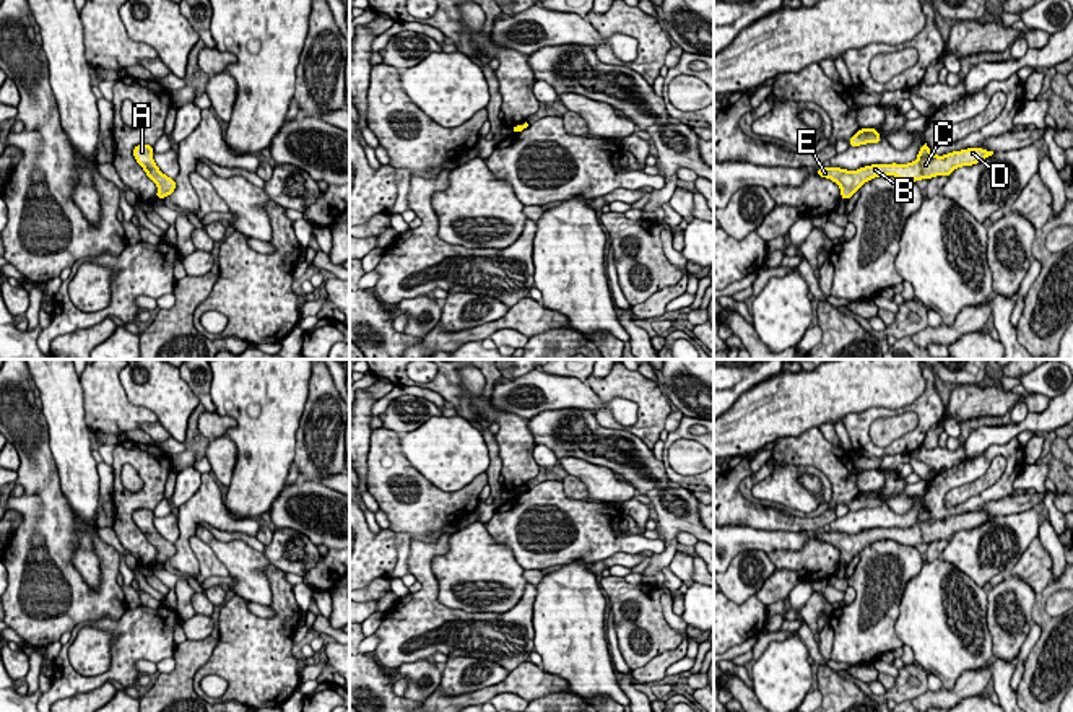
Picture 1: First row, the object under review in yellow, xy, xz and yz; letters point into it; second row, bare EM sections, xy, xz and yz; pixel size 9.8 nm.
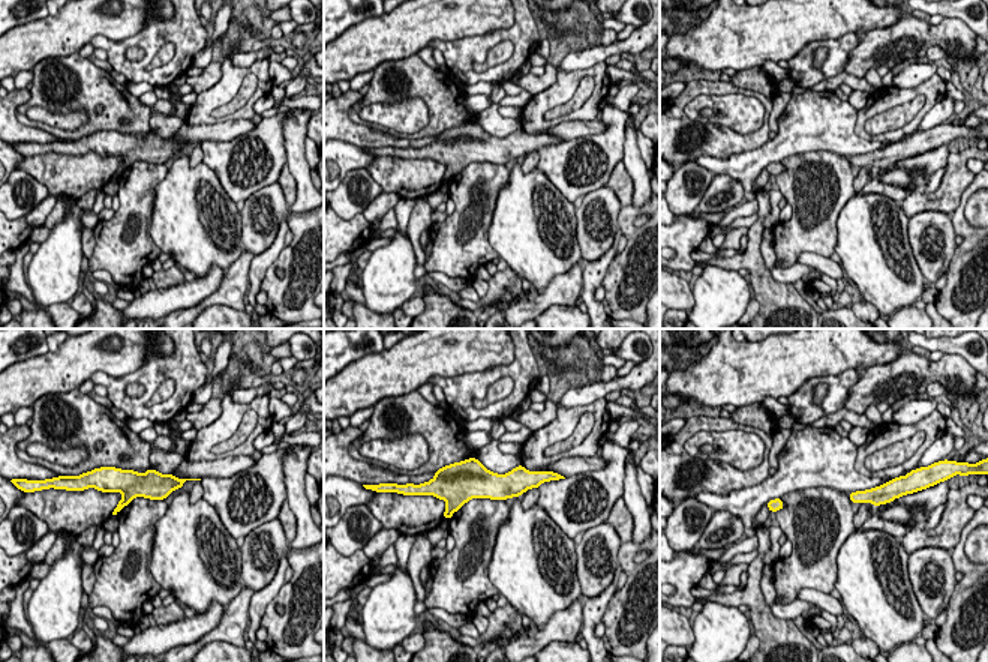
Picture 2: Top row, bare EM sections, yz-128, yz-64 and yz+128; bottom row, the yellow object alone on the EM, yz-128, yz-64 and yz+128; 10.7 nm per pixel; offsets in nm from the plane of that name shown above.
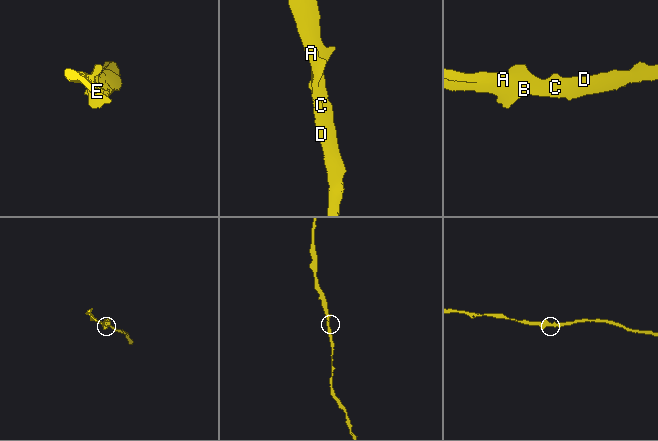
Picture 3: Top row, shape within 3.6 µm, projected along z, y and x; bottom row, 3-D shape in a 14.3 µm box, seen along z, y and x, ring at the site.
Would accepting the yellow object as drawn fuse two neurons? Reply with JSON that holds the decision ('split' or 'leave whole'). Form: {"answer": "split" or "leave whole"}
{"answer": "leave whole"}

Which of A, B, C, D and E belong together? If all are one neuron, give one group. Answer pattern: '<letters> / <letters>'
A B C D E

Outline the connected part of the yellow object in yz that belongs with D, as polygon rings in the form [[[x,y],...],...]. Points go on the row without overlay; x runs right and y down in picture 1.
[[[927,507],[919,514],[917,523],[907,528],[871,528],[857,535],[847,535],[842,532],[818,533],[819,541],[831,543],[841,551],[841,562],[849,564],[860,551],[880,540],[894,540],[901,545],[917,546],[922,543],[932,543],[936,540],[949,541],[951,536],[962,530],[974,530],[992,520],[993,515],[984,512],[967,512],[961,515],[946,517],[936,520],[930,515]]]

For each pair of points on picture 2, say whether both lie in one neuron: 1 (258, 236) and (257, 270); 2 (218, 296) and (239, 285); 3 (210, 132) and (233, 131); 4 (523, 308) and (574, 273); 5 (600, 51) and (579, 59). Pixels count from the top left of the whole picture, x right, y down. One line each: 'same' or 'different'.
1: different
2: same
3: same
4: same
5: same

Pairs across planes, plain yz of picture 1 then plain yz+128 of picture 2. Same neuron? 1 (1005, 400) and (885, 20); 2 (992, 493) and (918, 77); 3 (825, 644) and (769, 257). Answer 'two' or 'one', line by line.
1: two
2: two
3: one

